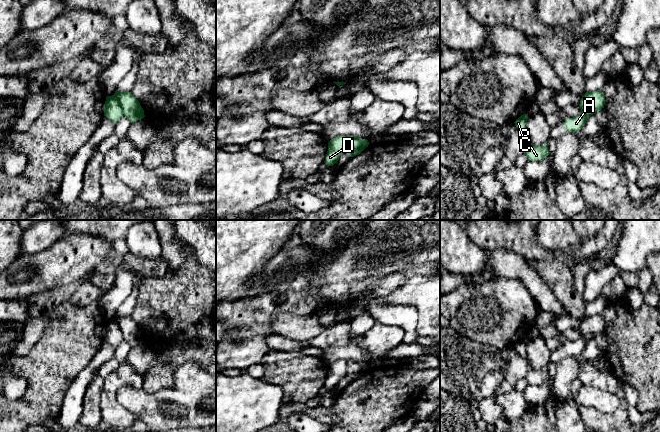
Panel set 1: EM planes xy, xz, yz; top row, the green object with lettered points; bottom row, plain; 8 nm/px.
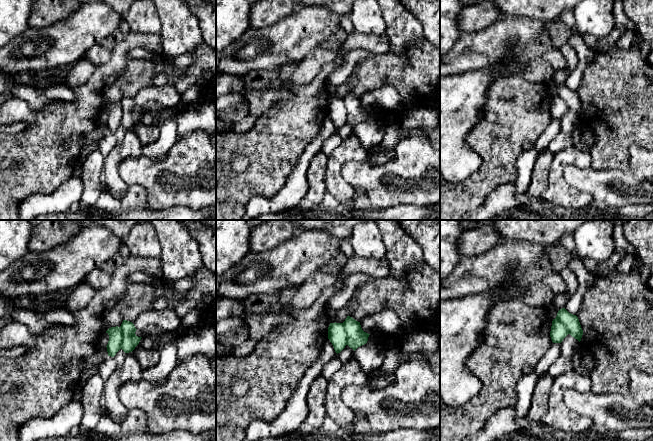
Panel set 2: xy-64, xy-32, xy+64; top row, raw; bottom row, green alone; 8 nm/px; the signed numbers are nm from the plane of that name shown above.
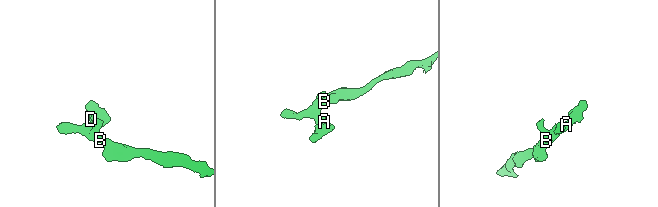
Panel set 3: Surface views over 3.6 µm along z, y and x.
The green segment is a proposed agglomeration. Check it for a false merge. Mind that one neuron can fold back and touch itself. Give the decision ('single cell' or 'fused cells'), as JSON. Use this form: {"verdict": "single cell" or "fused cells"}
{"verdict": "fused cells"}

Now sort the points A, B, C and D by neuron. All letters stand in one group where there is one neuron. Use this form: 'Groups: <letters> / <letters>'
Groups: A / B C D

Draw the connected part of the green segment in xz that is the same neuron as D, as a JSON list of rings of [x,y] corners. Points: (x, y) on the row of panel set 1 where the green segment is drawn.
[[[337,135],[328,142],[328,151],[324,163],[333,166],[339,157],[346,153],[347,143],[344,135]]]

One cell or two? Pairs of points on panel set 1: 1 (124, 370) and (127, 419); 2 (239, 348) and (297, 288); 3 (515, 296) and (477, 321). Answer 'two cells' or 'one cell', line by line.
1: one cell
2: one cell
3: one cell

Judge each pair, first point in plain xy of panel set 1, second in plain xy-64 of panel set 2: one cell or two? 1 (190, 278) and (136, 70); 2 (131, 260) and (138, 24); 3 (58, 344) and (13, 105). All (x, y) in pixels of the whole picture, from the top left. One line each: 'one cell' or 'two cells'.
1: one cell
2: two cells
3: two cells

